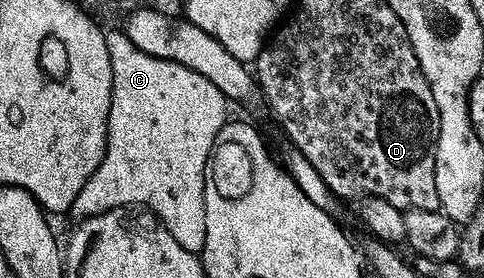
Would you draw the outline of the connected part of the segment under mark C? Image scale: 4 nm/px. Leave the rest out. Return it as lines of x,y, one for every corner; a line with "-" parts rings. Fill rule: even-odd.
122,31
106,33
108,55
112,59
112,103
108,111
106,154
96,171
76,195
72,210
75,218
107,213
110,209
141,207
149,211
170,232
172,239
190,253
201,254
206,234
204,183
206,165
214,152
214,143
226,126
228,100
204,75
178,62
154,58
133,45

